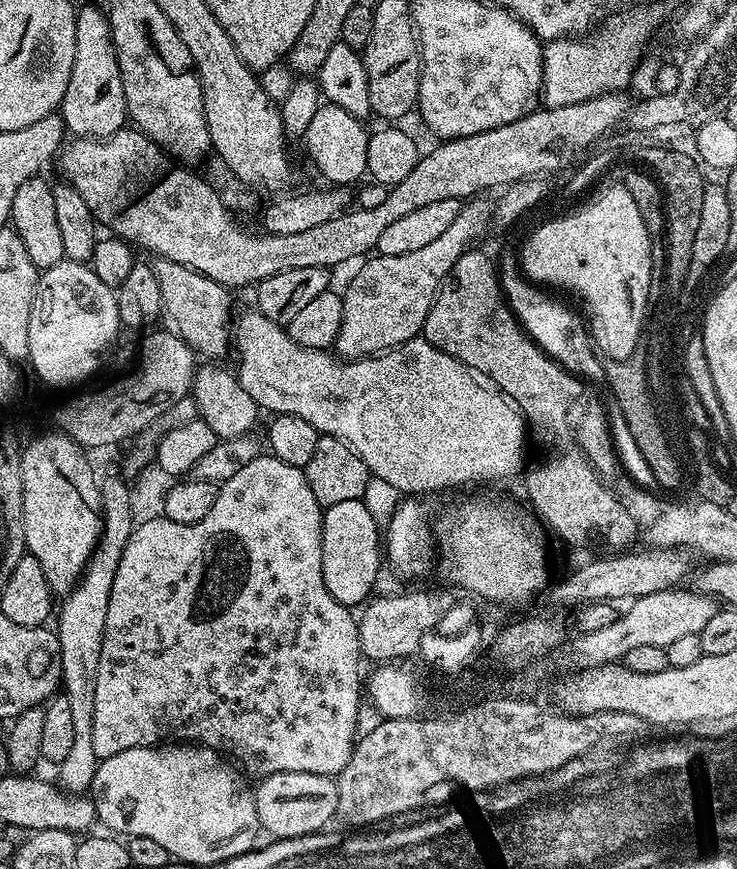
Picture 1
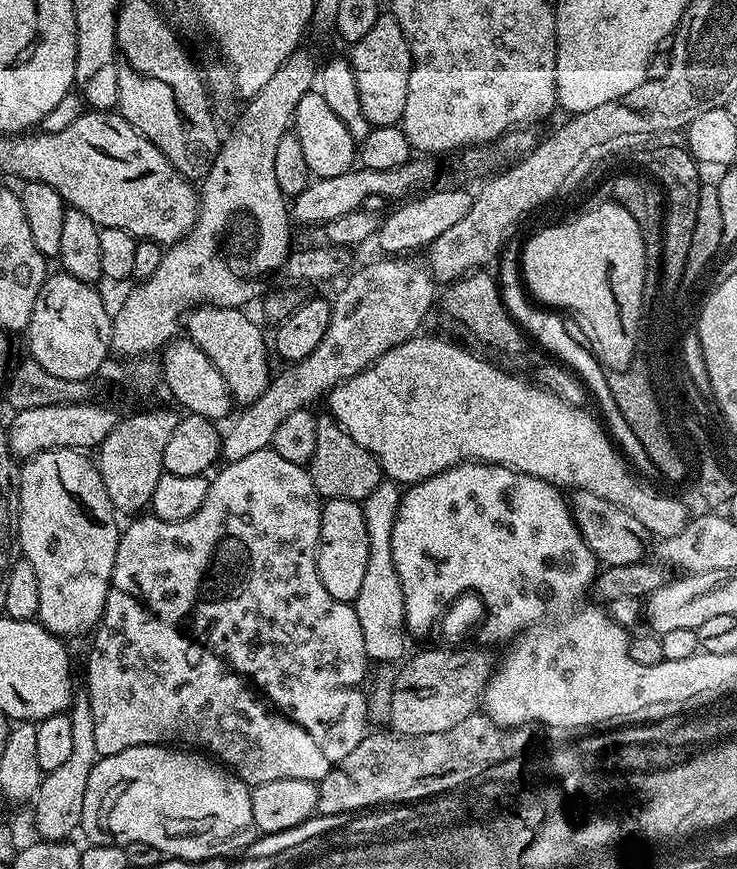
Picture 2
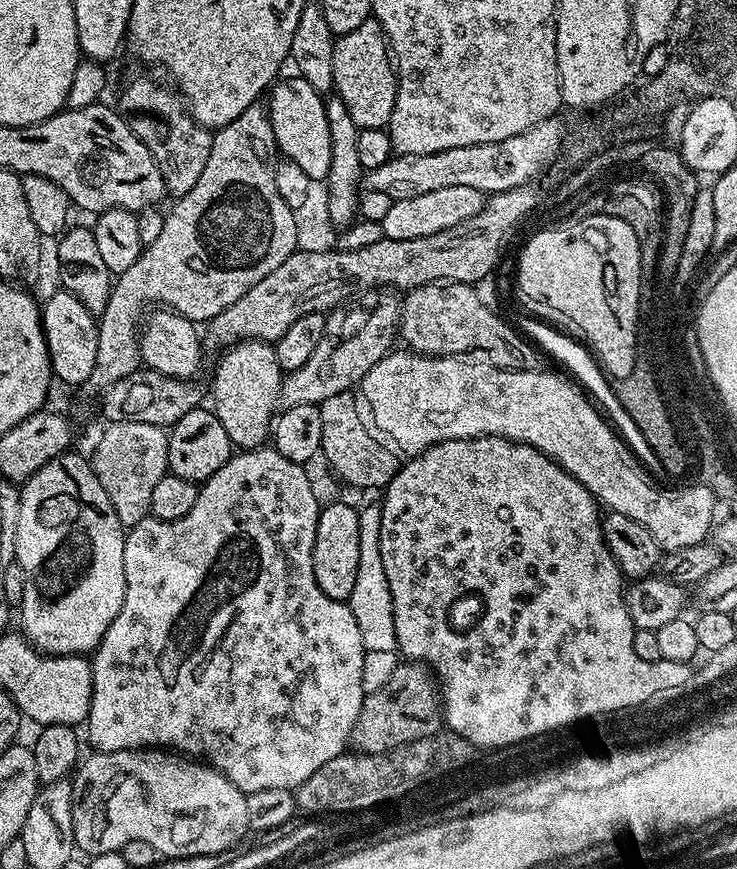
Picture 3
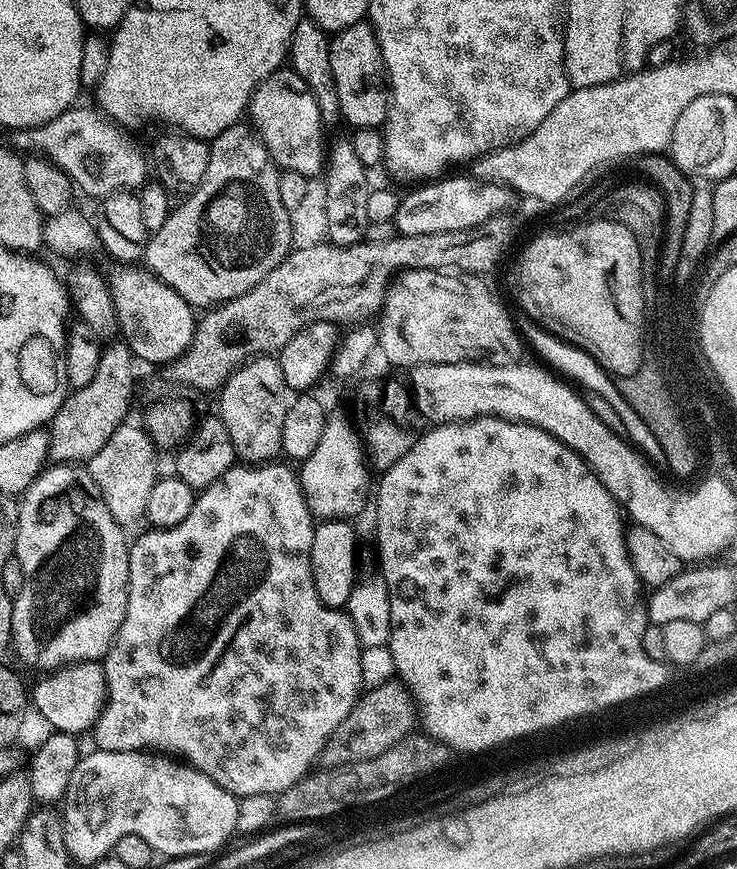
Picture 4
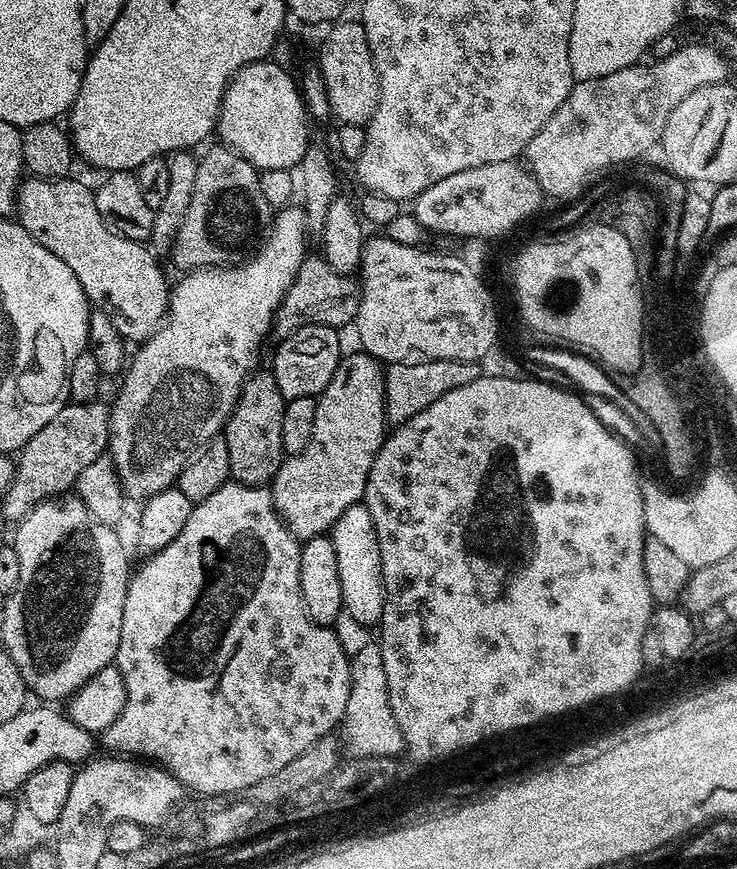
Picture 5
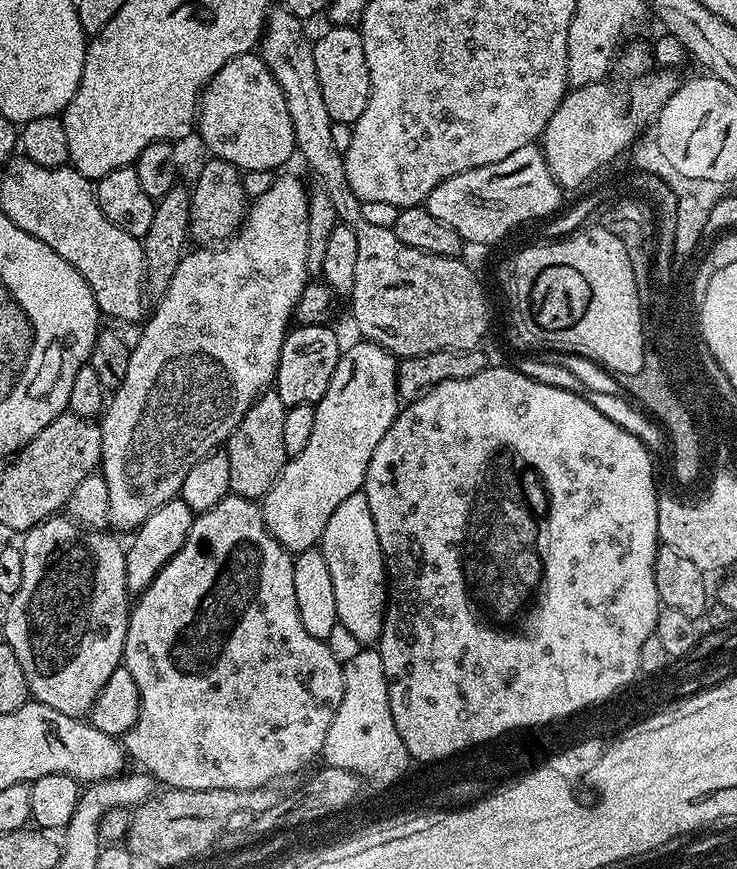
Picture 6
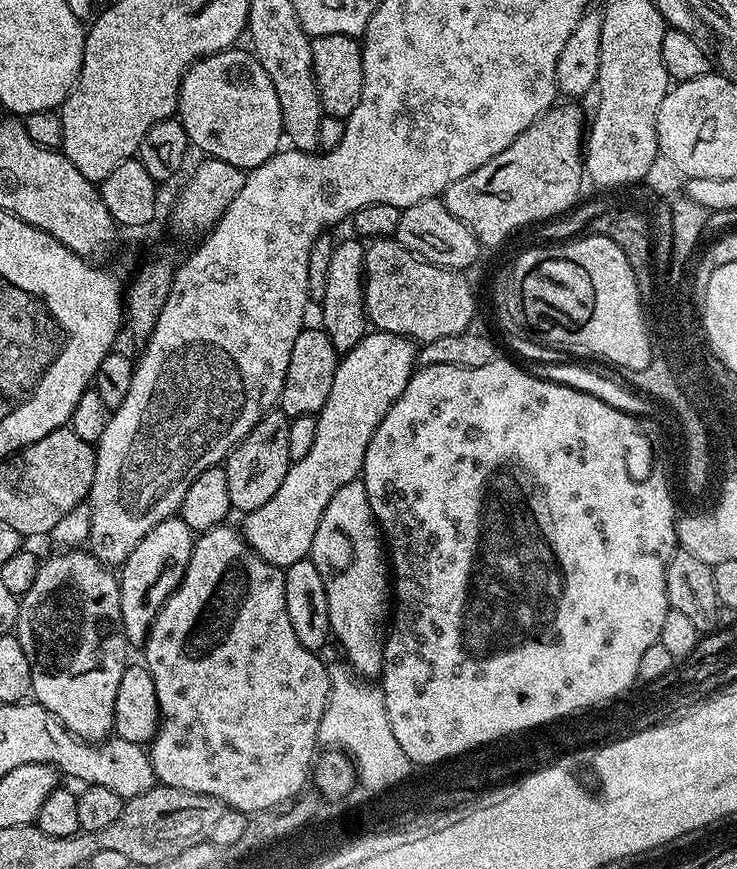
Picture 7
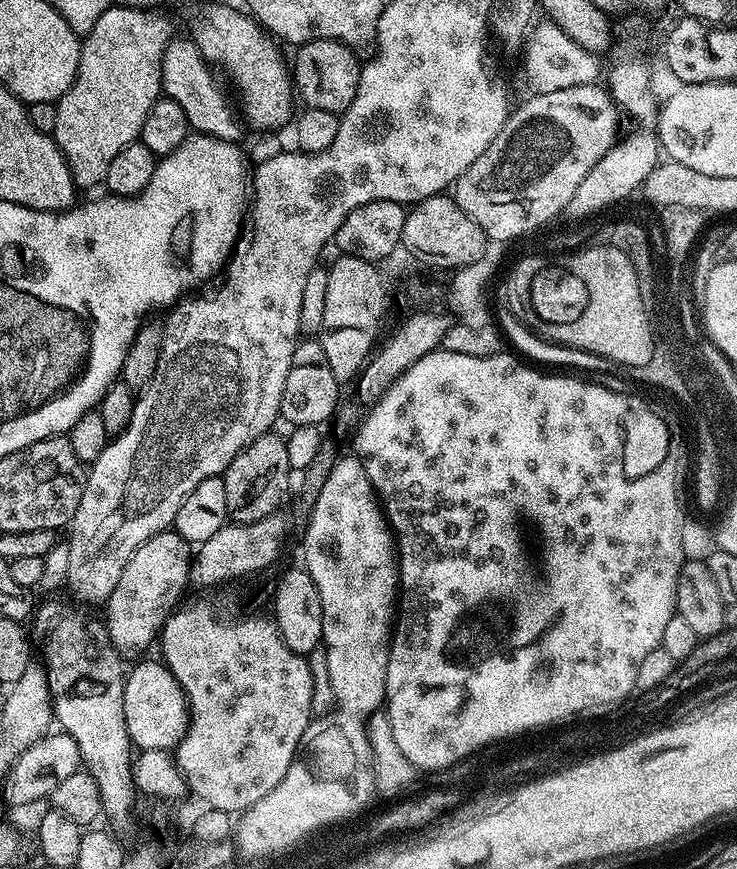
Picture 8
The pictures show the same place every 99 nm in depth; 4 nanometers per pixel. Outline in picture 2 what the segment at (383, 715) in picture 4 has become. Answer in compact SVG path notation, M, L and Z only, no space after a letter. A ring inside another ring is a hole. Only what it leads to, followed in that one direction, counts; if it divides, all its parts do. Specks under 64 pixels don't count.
M428 648L417 656L409 655L396 674L391 731L401 736L442 734L442 730L451 730L473 716L494 671L491 654L480 648L456 648L453 652L448 648Z

